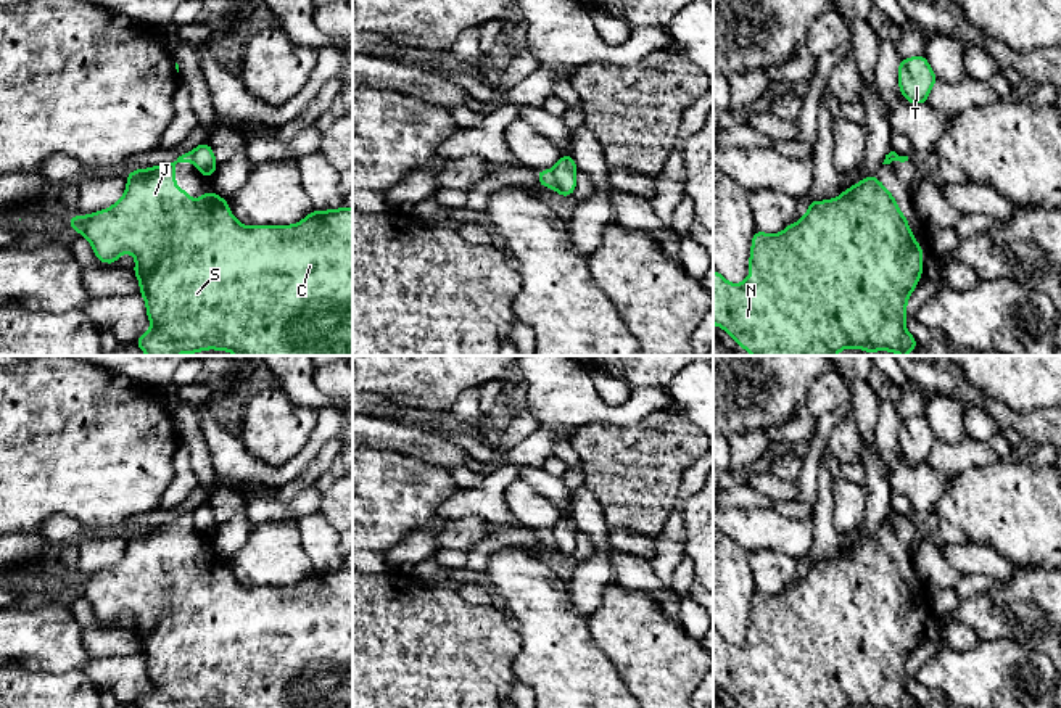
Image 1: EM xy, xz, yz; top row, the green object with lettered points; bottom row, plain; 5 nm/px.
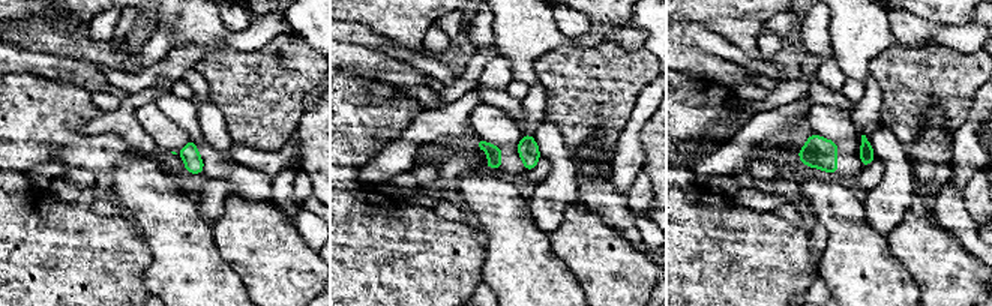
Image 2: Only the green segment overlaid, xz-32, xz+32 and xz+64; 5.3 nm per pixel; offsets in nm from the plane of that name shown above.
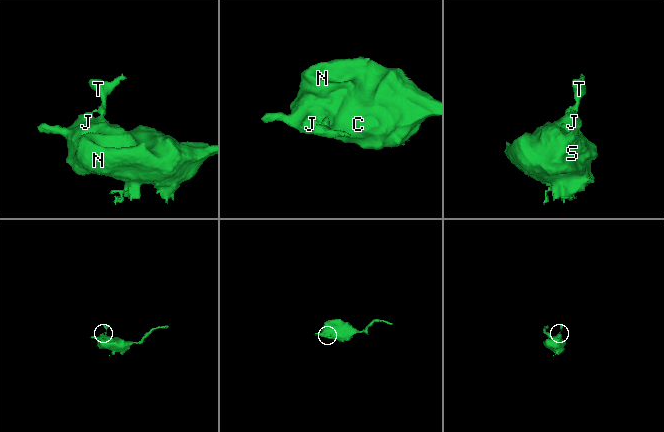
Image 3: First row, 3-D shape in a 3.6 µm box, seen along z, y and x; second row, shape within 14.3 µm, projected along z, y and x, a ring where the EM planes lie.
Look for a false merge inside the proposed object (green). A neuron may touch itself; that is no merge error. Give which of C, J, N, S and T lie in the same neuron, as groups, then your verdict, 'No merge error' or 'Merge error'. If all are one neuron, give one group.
Groups: C J N S / T. Merge error

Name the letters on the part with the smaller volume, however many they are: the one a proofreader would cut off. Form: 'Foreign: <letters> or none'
Foreign: T

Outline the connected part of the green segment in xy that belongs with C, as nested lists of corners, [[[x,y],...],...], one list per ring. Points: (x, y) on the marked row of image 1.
[[[182,153],[174,163],[127,172],[127,188],[116,204],[90,216],[76,216],[66,220],[90,241],[100,262],[114,264],[124,253],[135,256],[134,274],[140,282],[140,293],[151,322],[151,328],[135,344],[147,356],[193,354],[203,349],[229,351],[235,356],[353,356],[353,209],[312,211],[295,225],[246,227],[232,216],[224,198],[206,190],[200,200],[192,200],[185,190],[175,187],[175,164],[190,161],[192,156]]]

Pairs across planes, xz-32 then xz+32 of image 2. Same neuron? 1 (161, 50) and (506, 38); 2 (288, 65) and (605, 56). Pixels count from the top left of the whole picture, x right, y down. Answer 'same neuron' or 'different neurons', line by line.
1: different neurons
2: same neuron

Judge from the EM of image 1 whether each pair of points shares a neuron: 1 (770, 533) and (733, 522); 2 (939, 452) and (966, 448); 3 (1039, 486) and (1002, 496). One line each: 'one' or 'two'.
1: one
2: one
3: one

